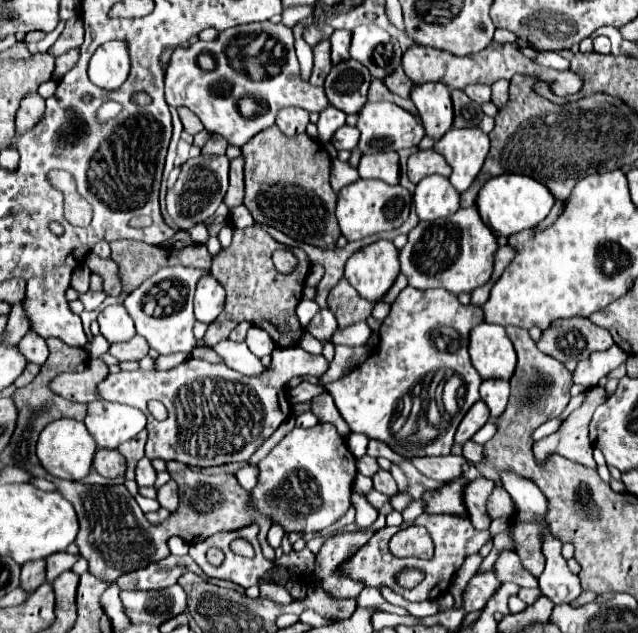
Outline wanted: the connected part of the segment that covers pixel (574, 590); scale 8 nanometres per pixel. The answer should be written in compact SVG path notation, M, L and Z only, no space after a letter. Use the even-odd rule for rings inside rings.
M543 532L543 554L547 558L547 566L539 576L539 588L543 596L547 596L555 604L569 604L581 594L581 584L575 574L569 572L567 562L561 556L561 542Z

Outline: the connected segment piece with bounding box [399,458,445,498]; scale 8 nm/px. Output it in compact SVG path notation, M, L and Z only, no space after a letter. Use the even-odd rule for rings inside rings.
M403 458L403 462L401 462L399 466L401 466L401 470L407 474L407 478L409 478L409 488L407 488L405 492L409 492L413 498L421 498L427 490L437 490L439 486L441 486L441 488L445 486L445 484L441 484L441 482L423 476L423 474L411 464L411 460L407 460L407 458Z

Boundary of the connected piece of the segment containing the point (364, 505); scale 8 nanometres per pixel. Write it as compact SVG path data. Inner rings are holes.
M353 492L351 496L351 504L355 508L355 522L359 528L369 528L375 520L377 520L377 510L369 504L367 500L367 494L359 494L359 492Z

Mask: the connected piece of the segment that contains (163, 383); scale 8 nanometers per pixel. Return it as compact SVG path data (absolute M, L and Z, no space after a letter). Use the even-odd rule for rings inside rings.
M289 346L289 348L279 348L273 350L271 354L271 364L267 366L265 372L259 376L245 376L235 370L231 370L225 364L211 364L205 360L189 358L183 364L171 368L171 370L135 370L135 372L119 372L119 374L109 374L101 384L99 384L99 394L105 400L111 402L121 402L139 408L147 416L147 444L145 444L145 458L161 458L161 460L179 460L187 466L197 466L197 468L207 468L207 466L219 466L227 462L241 462L249 460L251 454L279 428L279 424L289 418L289 400L287 400L287 382L297 376L315 376L321 378L329 368L329 362L323 356L313 356L307 354L299 346ZM149 400L161 400L169 412L165 422L157 422L155 418L149 418L145 402Z

